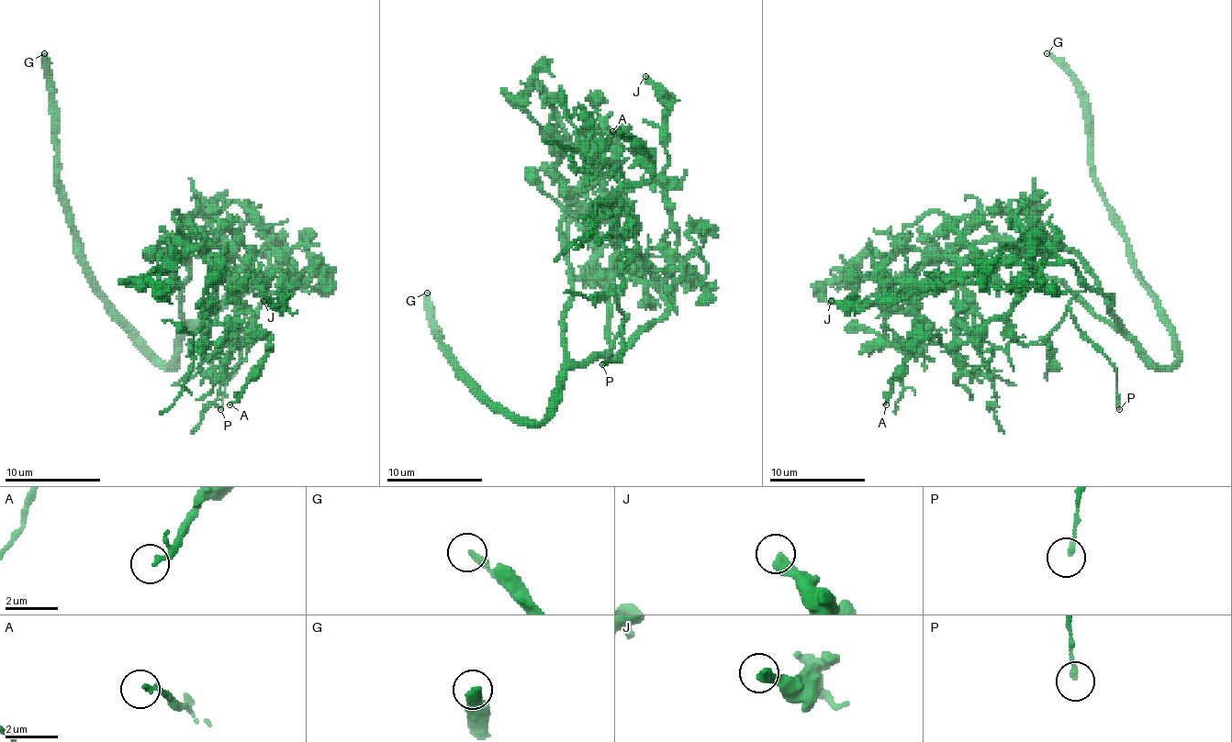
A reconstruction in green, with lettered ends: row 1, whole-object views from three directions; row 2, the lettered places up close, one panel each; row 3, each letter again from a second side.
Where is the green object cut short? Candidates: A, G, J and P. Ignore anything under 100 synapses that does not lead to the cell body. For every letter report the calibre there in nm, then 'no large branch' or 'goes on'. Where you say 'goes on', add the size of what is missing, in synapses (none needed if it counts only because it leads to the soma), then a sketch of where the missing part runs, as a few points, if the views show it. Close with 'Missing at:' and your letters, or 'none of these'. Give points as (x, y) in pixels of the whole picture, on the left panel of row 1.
A: calibre 120 nm; no large branch
G: calibre 360 nm; goes on; 3000 synapses
J: calibre 420 nm; no large branch
P: calibre 190 nm; no large branch
Missing at: G

